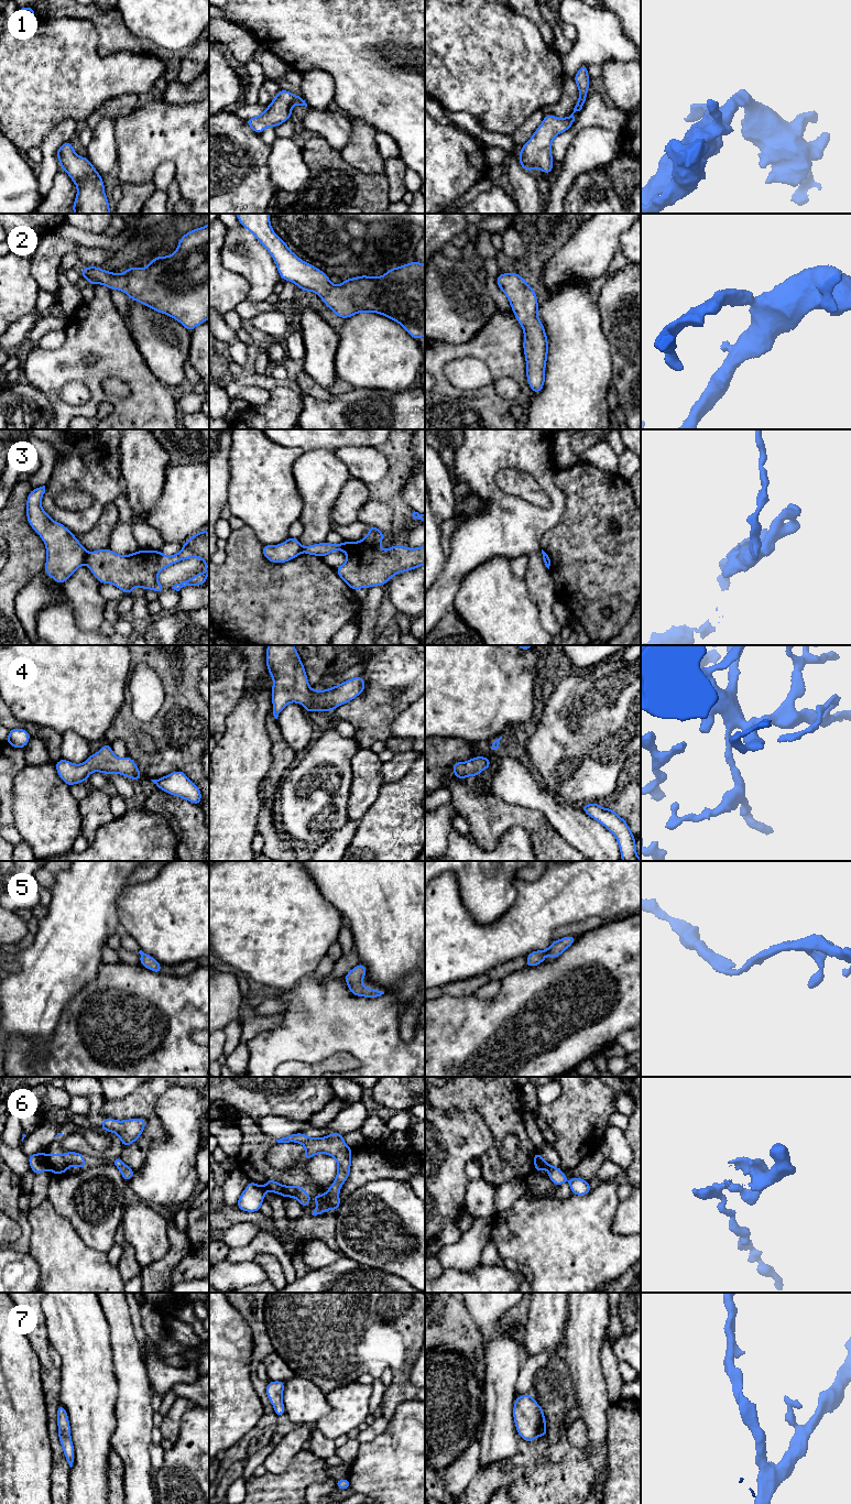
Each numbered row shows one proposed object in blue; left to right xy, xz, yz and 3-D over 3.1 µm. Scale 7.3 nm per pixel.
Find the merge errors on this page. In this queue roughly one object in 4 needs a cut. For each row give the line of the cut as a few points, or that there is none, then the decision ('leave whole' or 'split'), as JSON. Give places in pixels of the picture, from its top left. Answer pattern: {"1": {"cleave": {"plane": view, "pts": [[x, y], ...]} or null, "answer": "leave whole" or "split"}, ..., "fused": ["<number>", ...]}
{"1": {"cleave": null, "answer": "leave whole"}, "2": {"cleave": null, "answer": "leave whole"}, "3": {"cleave": {"plane": "xy", "pts": [[88, 553], [85, 562]]}, "answer": "split"}, "4": {"cleave": null, "answer": "leave whole"}, "5": {"cleave": null, "answer": "leave whole"}, "6": {"cleave": {"plane": "xy", "pts": [[44, 1154], [44, 1158], [50, 1167]]}, "answer": "split"}, "7": {"cleave": null, "answer": "leave whole"}, "fused": ["3", "6"]}

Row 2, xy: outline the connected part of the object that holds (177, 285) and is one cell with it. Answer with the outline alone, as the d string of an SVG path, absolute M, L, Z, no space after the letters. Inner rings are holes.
M209 222L186 232L173 254L151 259L146 268L129 266L123 273L116 274L99 266L87 266L80 272L89 284L122 291L130 299L179 321L190 333L209 319Z

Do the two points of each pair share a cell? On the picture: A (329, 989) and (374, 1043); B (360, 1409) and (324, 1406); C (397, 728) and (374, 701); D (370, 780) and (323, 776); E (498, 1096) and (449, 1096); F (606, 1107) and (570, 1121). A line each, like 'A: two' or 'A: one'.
A: one
B: two
C: two
D: two
E: one
F: one

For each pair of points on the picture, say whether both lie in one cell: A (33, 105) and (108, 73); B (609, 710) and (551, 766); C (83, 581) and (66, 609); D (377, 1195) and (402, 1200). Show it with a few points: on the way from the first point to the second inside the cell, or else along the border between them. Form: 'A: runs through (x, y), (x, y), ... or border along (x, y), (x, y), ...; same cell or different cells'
A: runs through (52, 86), (58, 79), (89, 79); same cell
B: runs through (595, 722), (565, 752); same cell
C: border along (65, 594), (73, 606), (75, 622), (78, 627); different cells
D: runs through (383, 1200), (395, 1200); same cell

